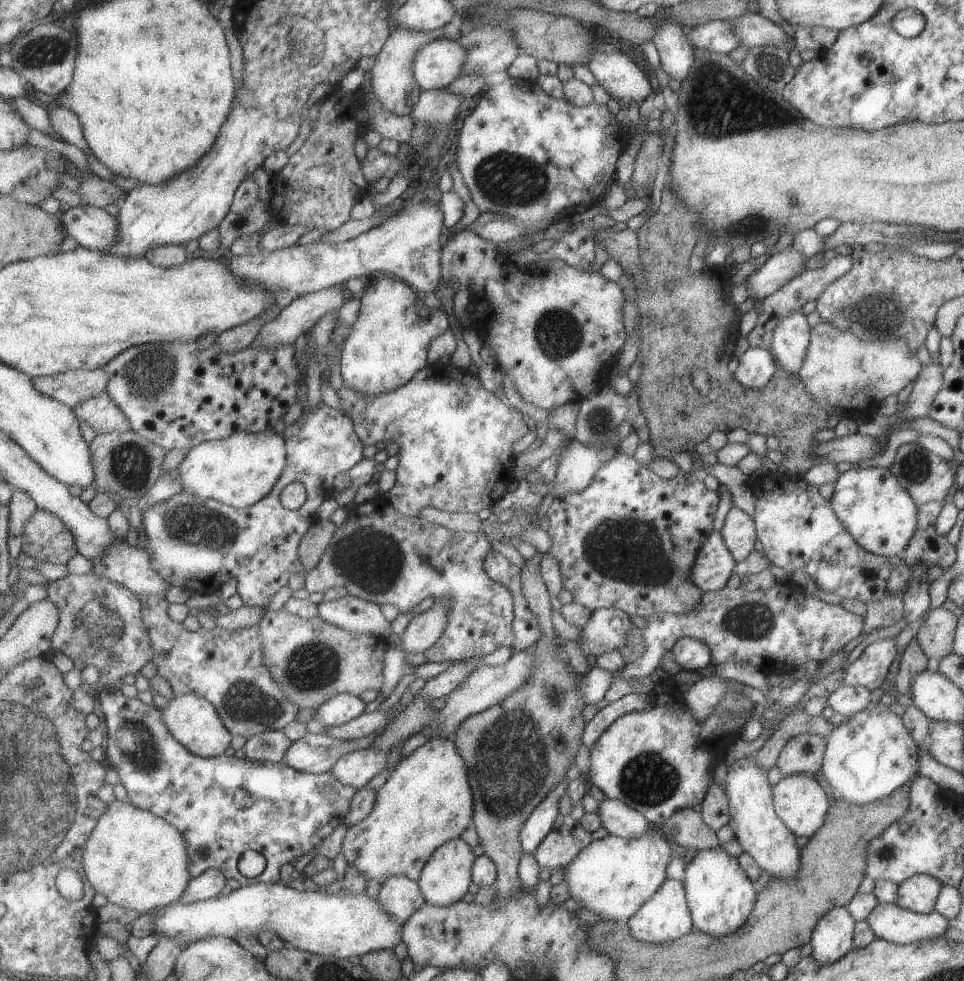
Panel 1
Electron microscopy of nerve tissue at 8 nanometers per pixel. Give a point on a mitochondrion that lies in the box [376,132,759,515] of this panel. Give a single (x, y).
(506, 179)

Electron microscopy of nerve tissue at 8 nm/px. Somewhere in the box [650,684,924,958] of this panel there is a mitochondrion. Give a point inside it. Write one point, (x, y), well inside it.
(884, 853)

